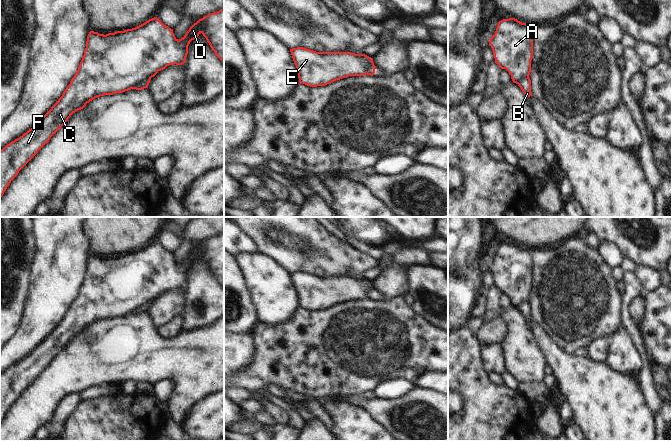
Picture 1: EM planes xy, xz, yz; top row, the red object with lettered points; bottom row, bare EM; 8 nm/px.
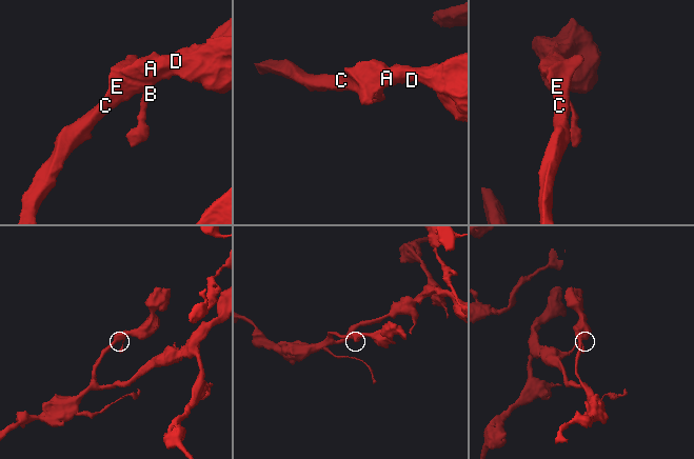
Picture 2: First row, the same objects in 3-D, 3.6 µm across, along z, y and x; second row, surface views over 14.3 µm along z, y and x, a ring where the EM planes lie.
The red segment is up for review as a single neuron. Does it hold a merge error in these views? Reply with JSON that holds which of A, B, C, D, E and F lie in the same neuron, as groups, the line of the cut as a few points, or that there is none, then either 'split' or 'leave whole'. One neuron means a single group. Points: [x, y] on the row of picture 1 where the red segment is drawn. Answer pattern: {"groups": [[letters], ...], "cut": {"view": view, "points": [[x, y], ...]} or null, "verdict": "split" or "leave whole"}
{"groups": [["A", "C", "D", "E", "F"], ["B"]], "cut": {"view": "xy", "points": [[151, 77], [141, 80], [132, 88]]}, "verdict": "split"}

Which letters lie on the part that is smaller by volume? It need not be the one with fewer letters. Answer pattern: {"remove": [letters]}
{"remove": ["B"]}

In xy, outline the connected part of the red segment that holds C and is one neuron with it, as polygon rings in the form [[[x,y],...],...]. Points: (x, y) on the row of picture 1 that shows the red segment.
[[[224,7],[199,19],[179,40],[175,37],[173,29],[164,25],[157,17],[135,28],[106,35],[90,31],[78,70],[62,96],[31,129],[0,150],[0,198],[19,171],[49,142],[73,113],[83,109],[97,97],[131,90],[169,65],[184,64],[190,42],[200,33],[224,63]]]

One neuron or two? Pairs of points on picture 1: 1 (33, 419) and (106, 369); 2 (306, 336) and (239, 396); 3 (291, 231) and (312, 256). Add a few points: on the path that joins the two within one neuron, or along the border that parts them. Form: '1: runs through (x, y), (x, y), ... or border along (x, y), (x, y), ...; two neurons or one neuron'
1: runs through (47, 400), (78, 369), (87, 369); one neuron
2: border along (234, 386), (257, 391); two neurons
3: runs through (294, 237), (307, 250); one neuron

